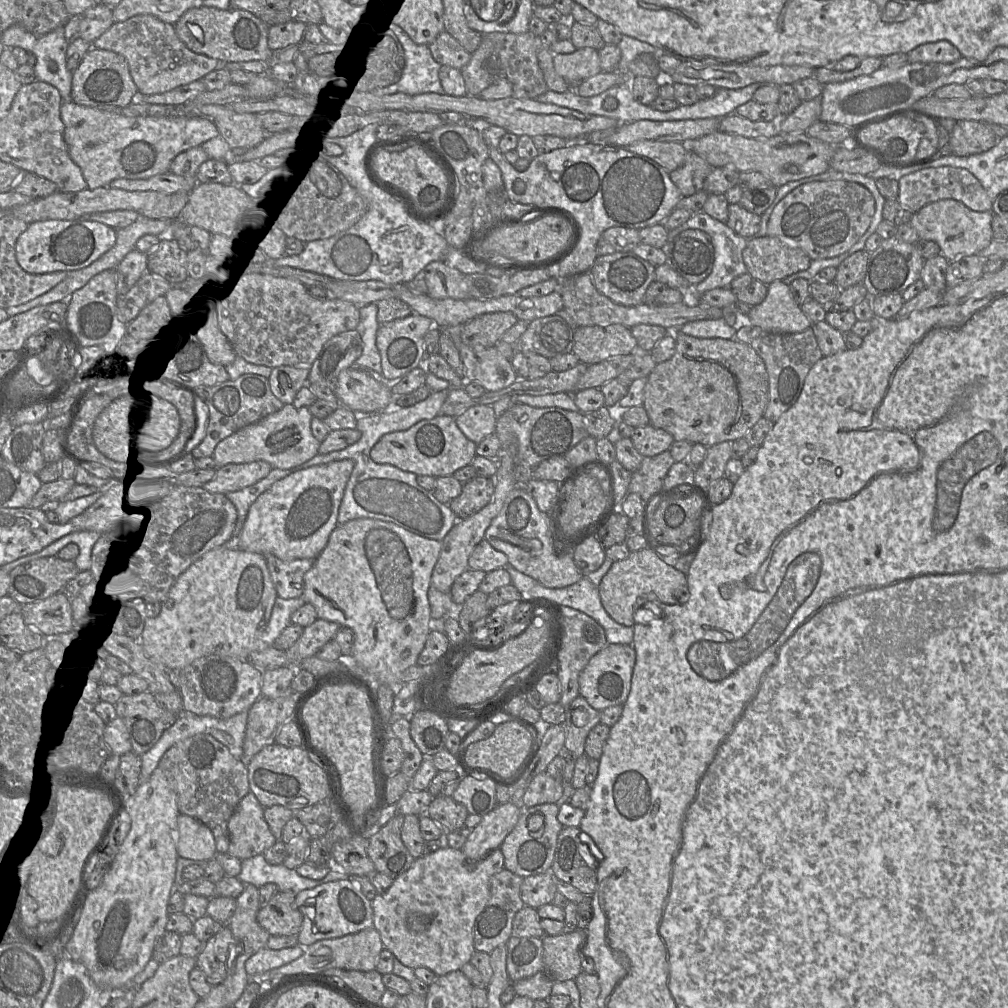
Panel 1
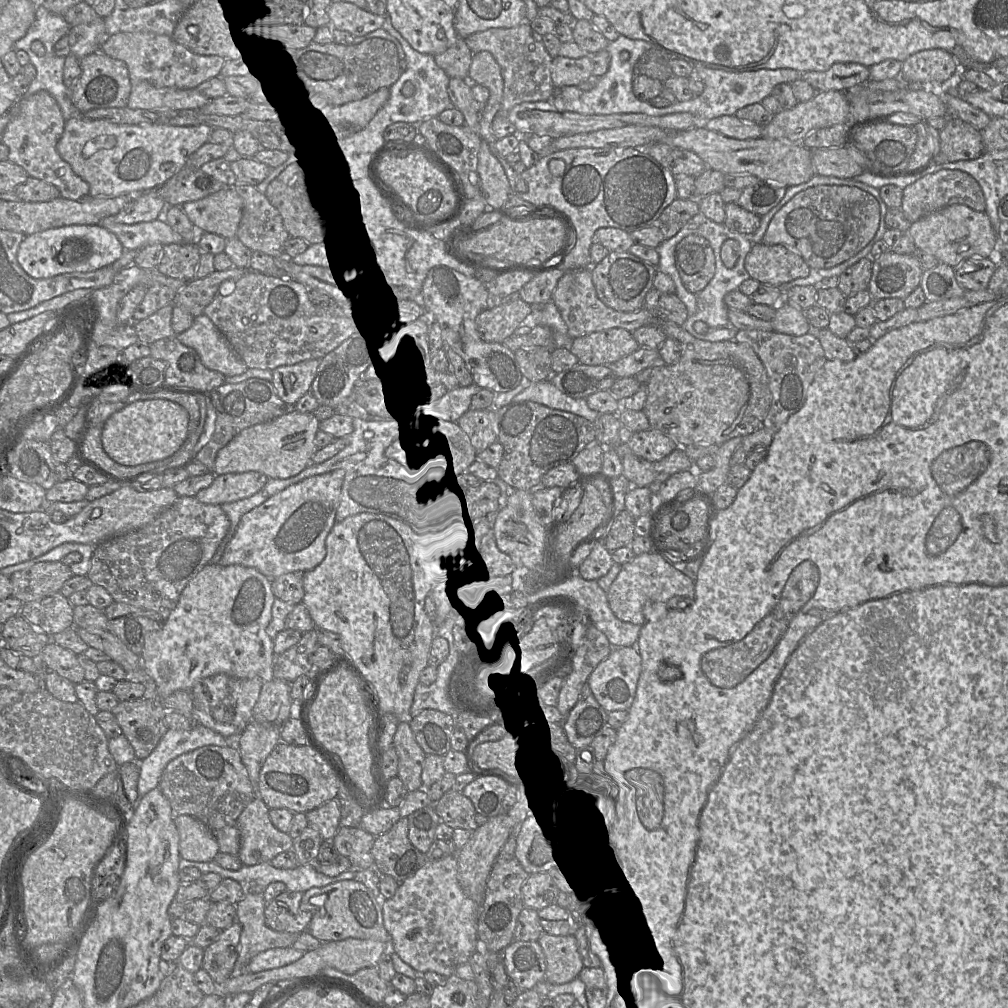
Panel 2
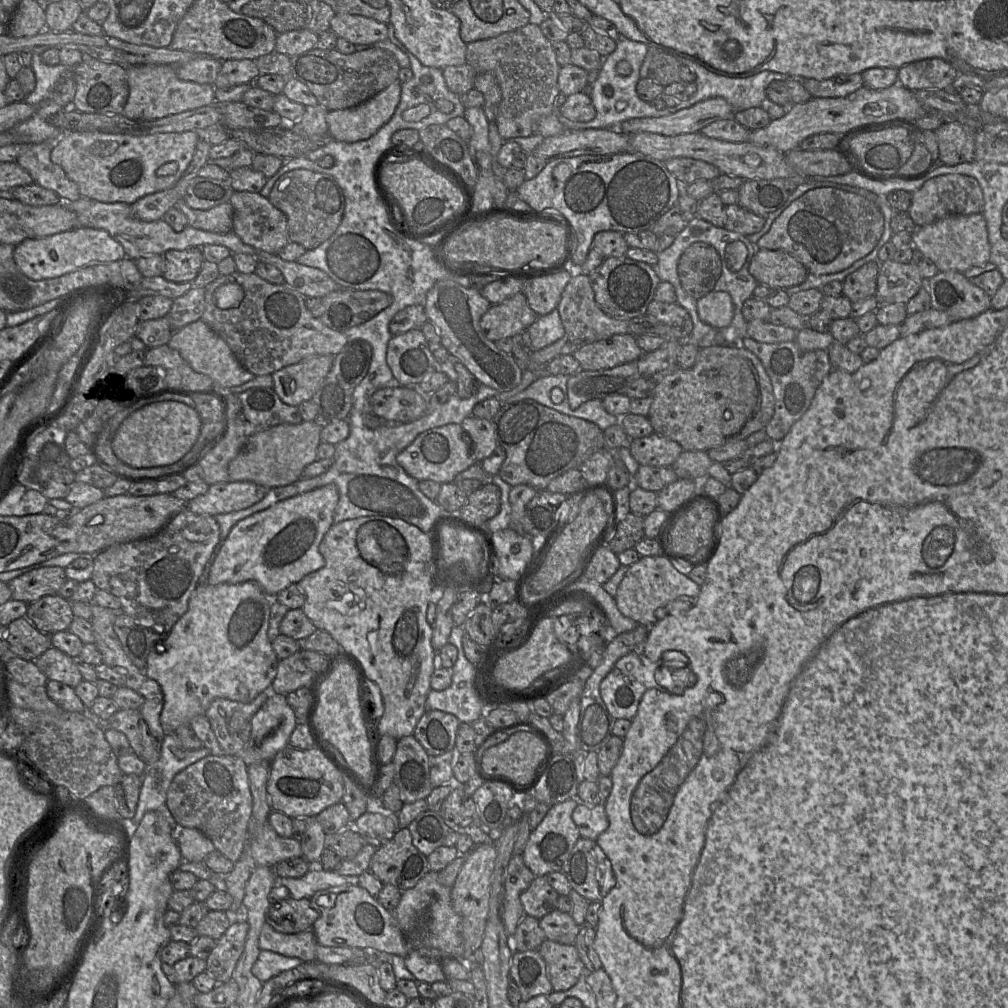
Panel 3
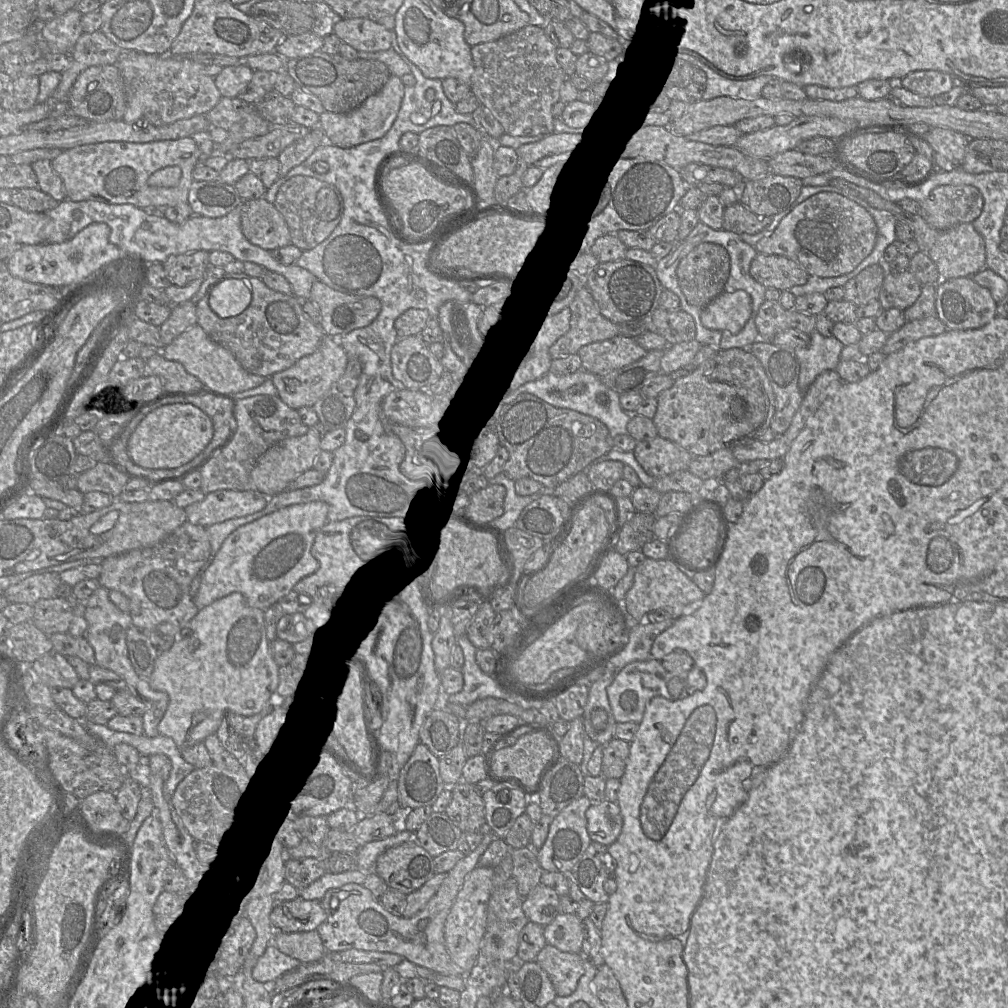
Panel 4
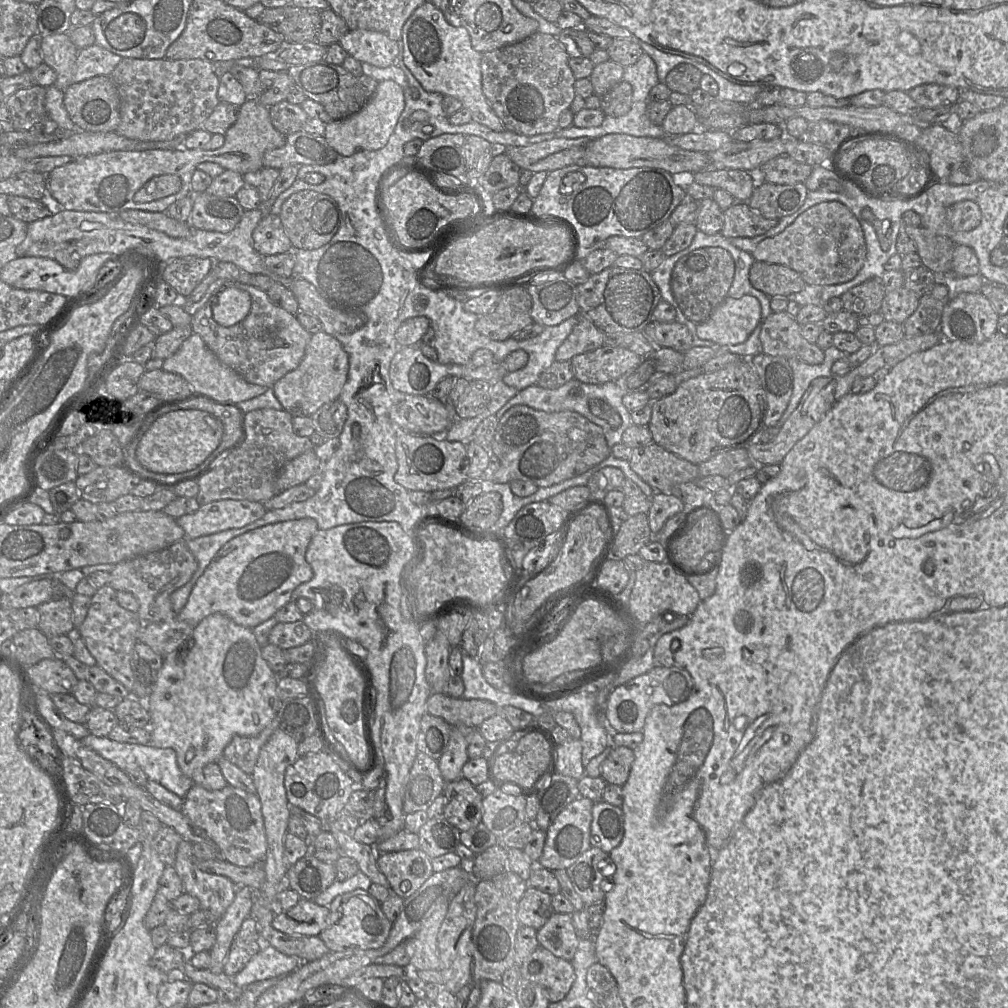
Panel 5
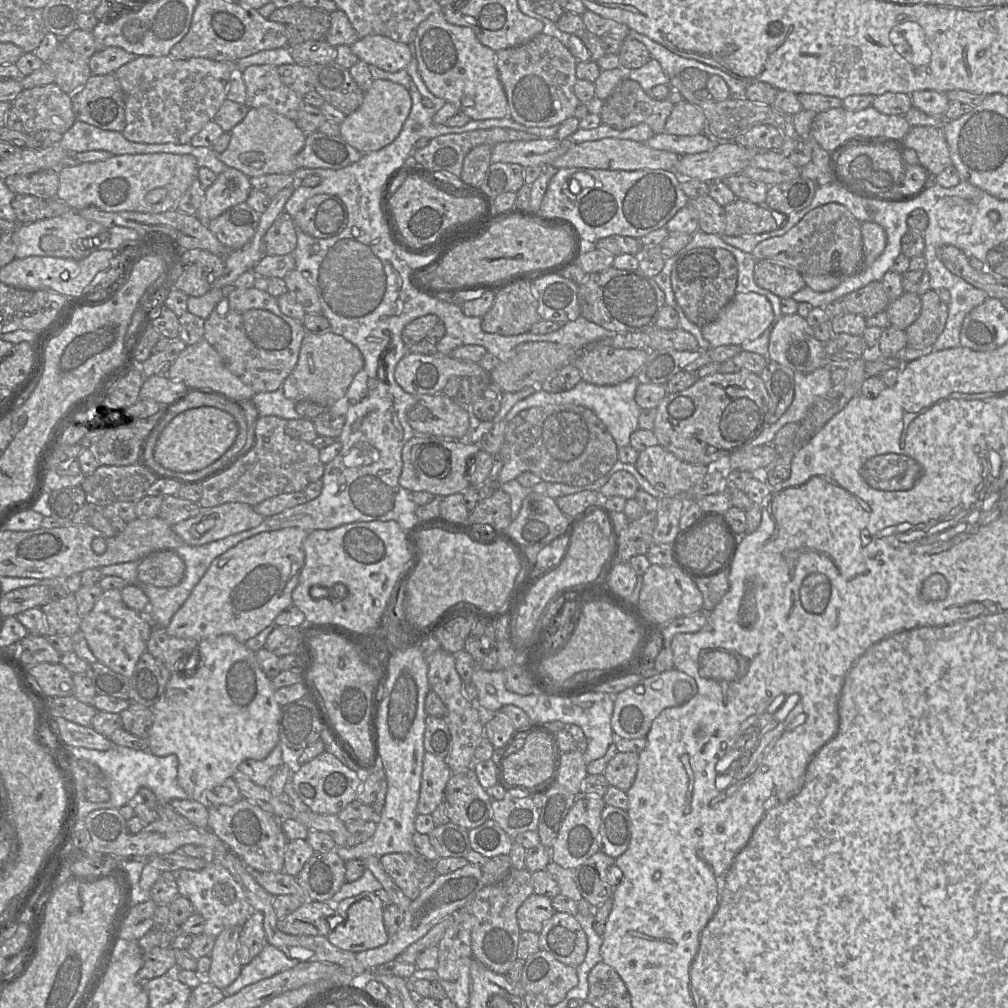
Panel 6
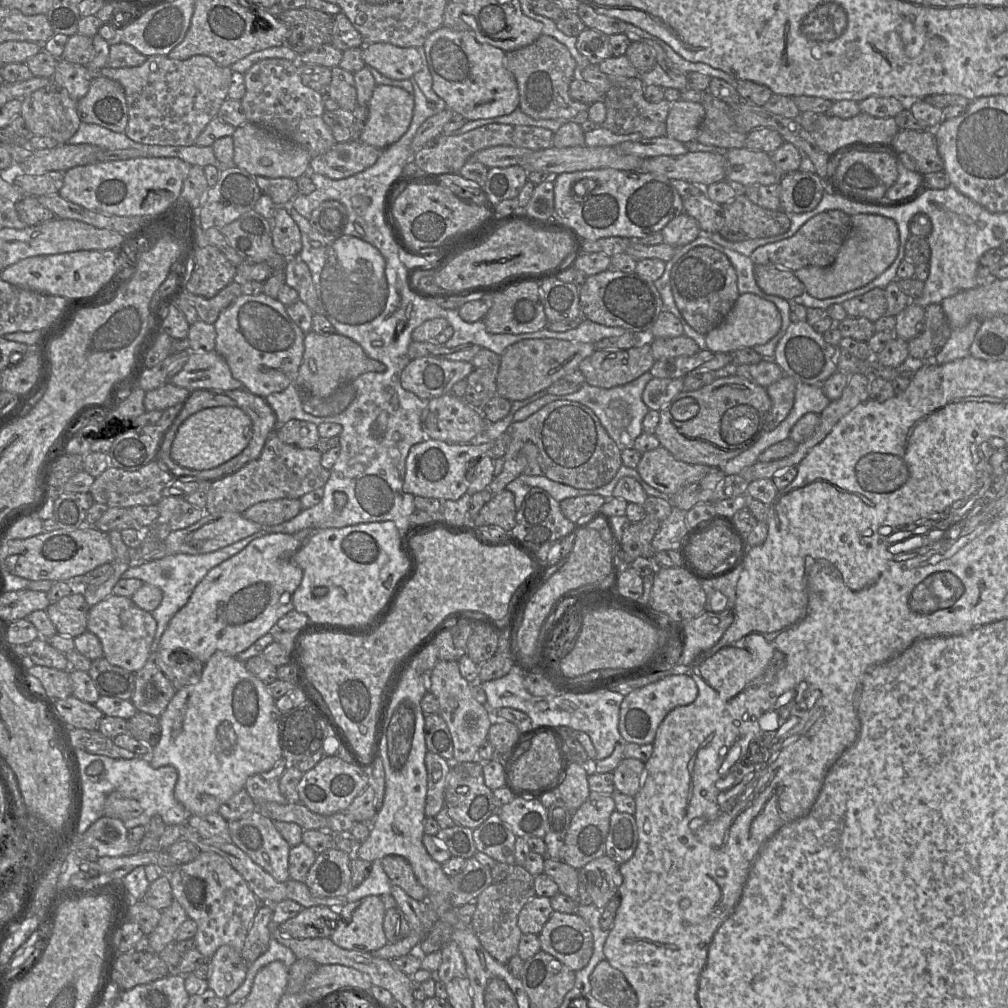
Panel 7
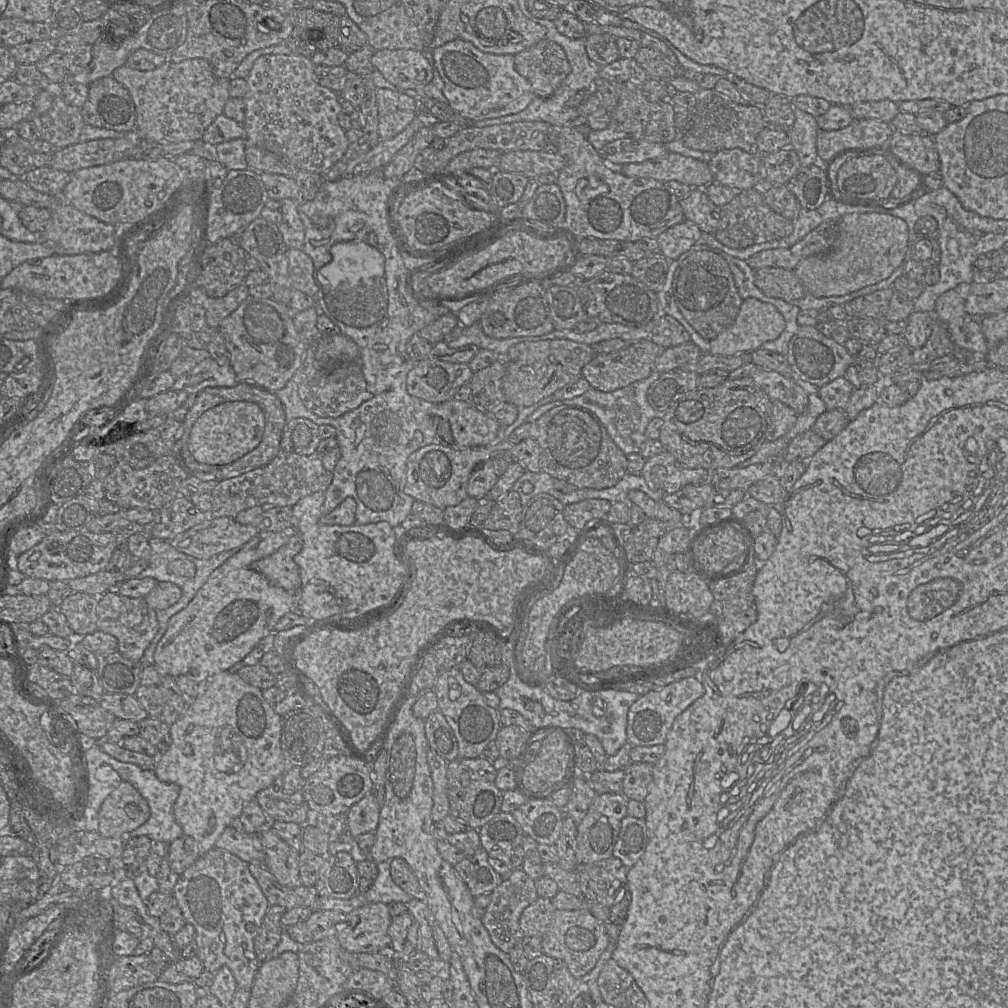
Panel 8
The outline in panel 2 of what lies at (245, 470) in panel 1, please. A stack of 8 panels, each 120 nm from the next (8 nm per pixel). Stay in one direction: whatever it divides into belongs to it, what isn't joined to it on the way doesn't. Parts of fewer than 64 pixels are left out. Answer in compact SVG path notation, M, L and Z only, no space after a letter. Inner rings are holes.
M256 471L222 474L215 476L212 484L200 490L195 497L205 504L222 505L251 497L265 486L268 479Z

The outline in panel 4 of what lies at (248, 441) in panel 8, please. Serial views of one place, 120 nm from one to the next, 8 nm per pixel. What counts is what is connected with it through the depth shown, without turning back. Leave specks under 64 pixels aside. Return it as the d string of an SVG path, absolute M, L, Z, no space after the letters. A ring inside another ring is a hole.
M174 403L150 411L130 435L128 458L140 468L174 469L197 457L213 438L211 418L193 404Z

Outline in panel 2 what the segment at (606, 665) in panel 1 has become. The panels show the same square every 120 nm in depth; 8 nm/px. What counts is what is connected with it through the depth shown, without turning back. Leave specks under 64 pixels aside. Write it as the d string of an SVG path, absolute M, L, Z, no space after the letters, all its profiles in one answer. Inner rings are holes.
M636 646L614 647L590 674L587 683L606 712L628 711L637 689L642 659Z

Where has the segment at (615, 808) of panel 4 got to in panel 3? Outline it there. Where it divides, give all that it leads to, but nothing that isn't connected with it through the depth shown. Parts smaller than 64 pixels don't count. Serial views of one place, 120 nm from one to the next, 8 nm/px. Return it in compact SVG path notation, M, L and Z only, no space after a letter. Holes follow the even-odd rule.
M579 803L572 813L572 819L580 836L594 841L609 826L603 803L597 805Z

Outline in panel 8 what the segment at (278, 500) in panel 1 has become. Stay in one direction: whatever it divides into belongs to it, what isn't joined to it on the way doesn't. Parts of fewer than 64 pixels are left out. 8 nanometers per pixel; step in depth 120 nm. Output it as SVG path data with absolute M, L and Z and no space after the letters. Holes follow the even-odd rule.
M288 530L259 531L236 554L215 569L191 602L170 618L167 630L154 653L154 666L171 677L186 675L200 683L208 677L228 671L237 662L243 660L261 639L273 633L280 618L296 610L298 592L290 592L273 585L262 574L251 569L251 564L274 553L285 545L289 538Z

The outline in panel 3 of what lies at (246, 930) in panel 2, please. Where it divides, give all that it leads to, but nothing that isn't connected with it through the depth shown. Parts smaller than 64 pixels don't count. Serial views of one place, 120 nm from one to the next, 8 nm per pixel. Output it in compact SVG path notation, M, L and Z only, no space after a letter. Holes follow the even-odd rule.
M267 922L263 924L259 935L261 950L299 958L303 962L316 960L317 944L318 942L311 929L295 934L285 934L274 930Z

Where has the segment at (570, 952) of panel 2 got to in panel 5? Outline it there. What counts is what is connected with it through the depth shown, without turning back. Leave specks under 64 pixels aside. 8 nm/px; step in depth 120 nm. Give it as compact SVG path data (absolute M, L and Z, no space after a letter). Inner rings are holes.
M542 946L521 964L521 976L542 986L546 990L546 997L552 1003L563 1000L576 979L570 961L555 956Z

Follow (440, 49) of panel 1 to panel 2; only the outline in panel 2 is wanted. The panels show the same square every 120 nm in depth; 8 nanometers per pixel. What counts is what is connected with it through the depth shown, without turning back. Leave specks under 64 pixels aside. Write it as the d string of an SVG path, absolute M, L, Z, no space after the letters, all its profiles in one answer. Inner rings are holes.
M458 39L445 52L435 55L434 60L449 78L468 79L472 57L465 40Z

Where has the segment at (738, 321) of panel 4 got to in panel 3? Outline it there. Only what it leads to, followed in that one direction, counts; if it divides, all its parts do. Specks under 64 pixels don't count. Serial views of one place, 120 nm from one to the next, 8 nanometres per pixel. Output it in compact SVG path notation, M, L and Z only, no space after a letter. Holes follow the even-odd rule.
M711 291L697 300L699 318L716 329L729 326L734 316L733 301L725 291Z

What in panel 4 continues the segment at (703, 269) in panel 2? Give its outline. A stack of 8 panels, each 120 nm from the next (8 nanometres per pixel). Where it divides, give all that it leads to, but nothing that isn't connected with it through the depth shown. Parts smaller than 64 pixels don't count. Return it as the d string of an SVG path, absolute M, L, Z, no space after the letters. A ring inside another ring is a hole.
M701 243L679 263L676 275L687 302L705 308L724 289L730 273L730 257L724 247Z

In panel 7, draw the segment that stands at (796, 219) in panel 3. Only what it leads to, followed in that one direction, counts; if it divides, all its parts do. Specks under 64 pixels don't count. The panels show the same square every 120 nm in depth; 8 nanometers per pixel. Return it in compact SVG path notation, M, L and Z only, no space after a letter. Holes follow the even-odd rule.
M827 210L806 221L793 236L760 246L749 257L755 265L774 264L793 272L807 266L829 267L834 263L850 229L851 216L841 210Z

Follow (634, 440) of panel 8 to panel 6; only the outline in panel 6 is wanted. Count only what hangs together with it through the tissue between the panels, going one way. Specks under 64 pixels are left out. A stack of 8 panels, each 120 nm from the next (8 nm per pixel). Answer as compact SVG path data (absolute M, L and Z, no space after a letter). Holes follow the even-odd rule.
M633 376L620 384L611 386L598 386L582 380L572 389L559 393L548 393L538 388L535 393L517 402L504 419L508 423L519 412L531 407L560 404L580 405L591 410L603 422L618 448L626 447L630 445L631 434L639 428L638 421L642 408L635 401L635 392L639 384L636 376Z

